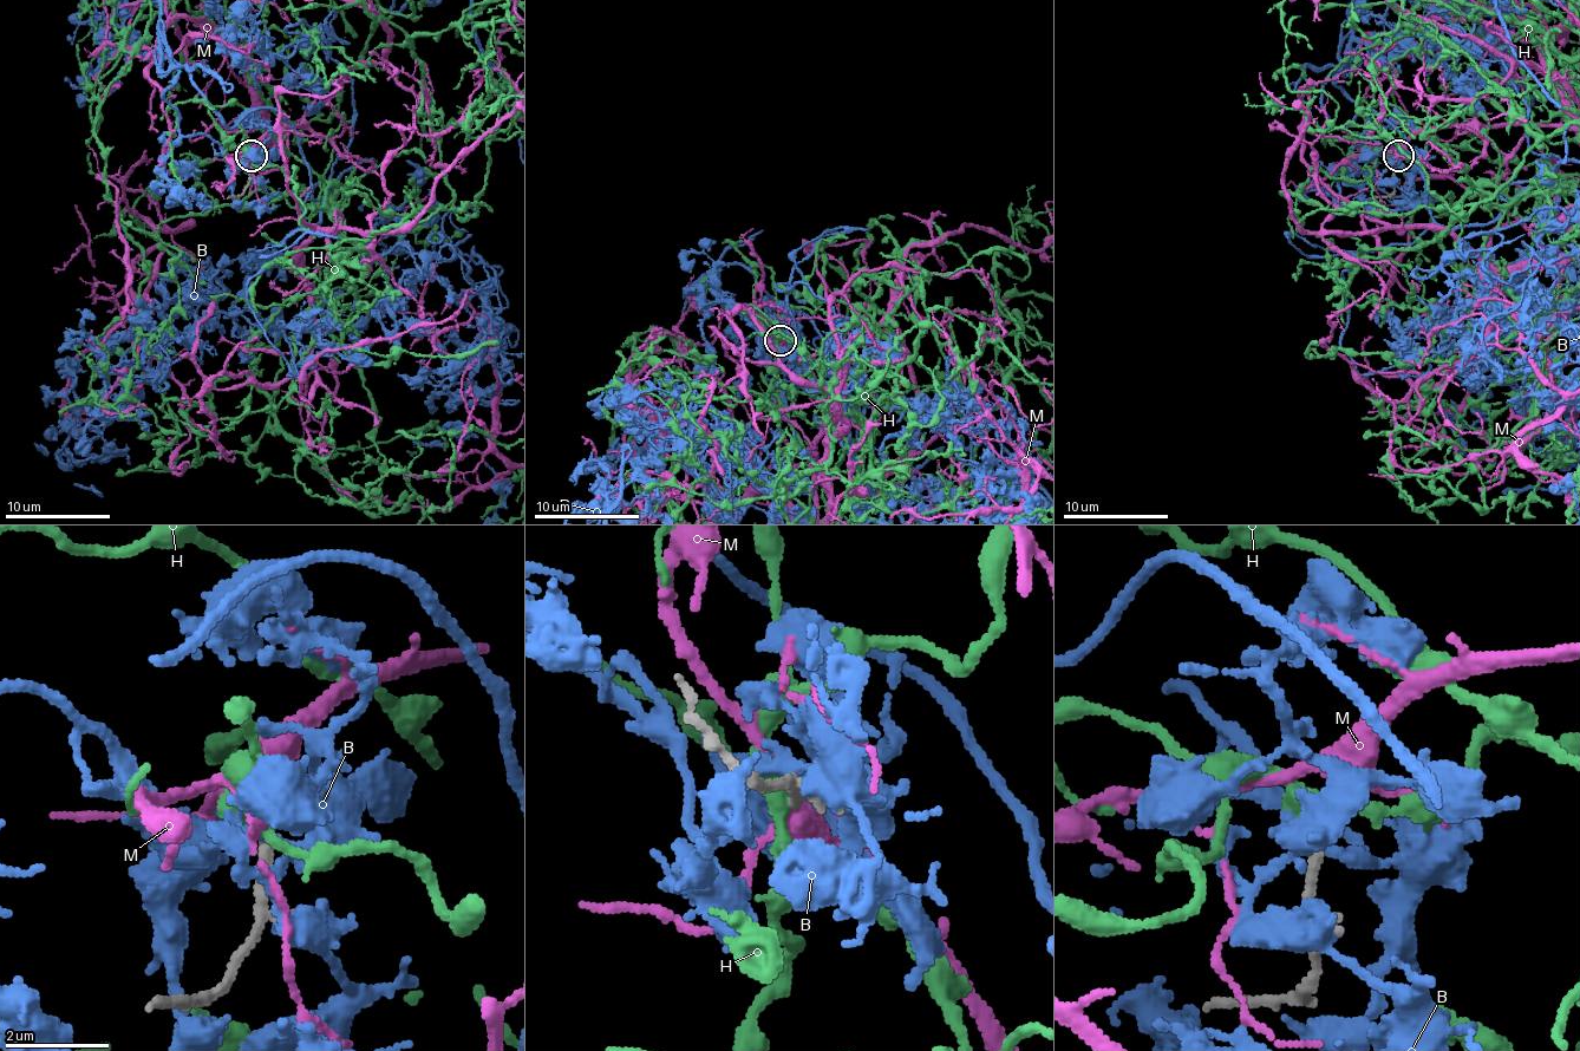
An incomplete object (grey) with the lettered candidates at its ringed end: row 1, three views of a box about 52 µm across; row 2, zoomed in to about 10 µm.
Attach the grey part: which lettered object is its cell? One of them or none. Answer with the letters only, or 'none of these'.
M

